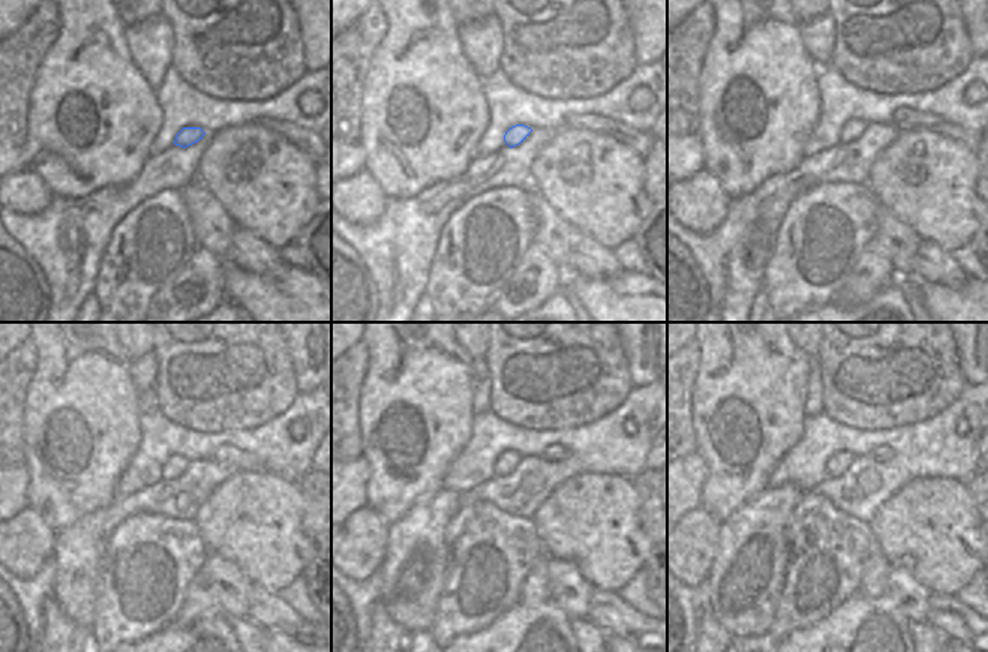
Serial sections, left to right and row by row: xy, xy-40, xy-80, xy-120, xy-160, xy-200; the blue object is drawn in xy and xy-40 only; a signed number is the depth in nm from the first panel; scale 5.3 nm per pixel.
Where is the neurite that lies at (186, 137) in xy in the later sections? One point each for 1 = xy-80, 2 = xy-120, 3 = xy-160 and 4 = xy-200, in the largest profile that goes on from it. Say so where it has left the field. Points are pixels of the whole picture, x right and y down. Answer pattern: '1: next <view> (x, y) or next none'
1: next xy-80 (849, 132)
2: next xy-120 (176, 468)
3: next xy-160 (510, 465)
4: next xy-200 (846, 463)

